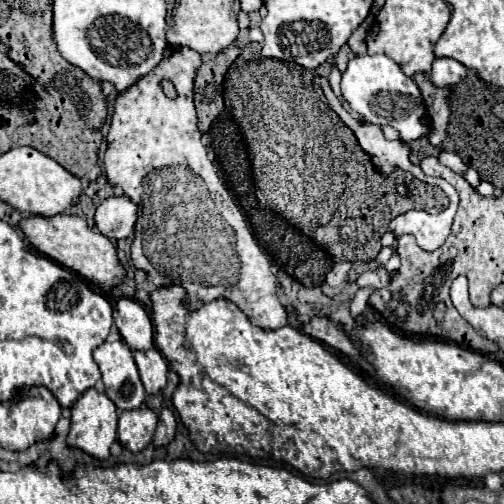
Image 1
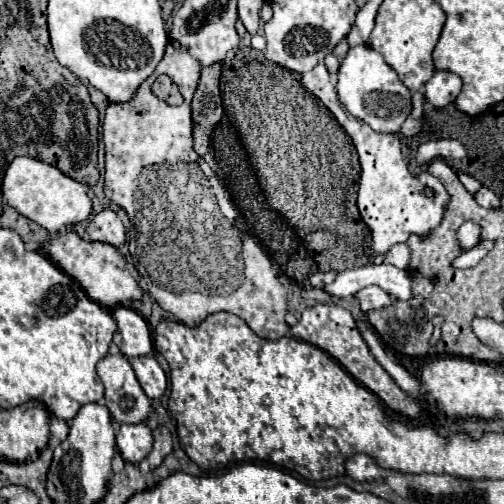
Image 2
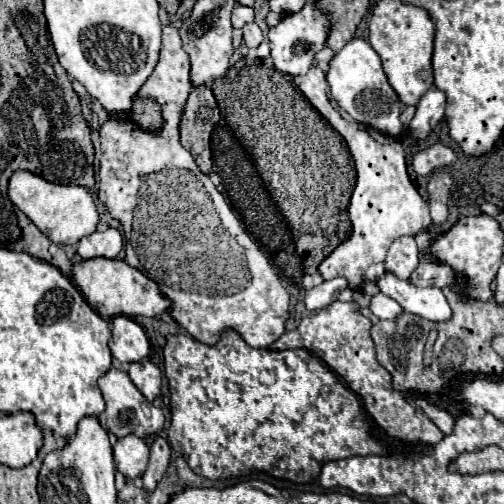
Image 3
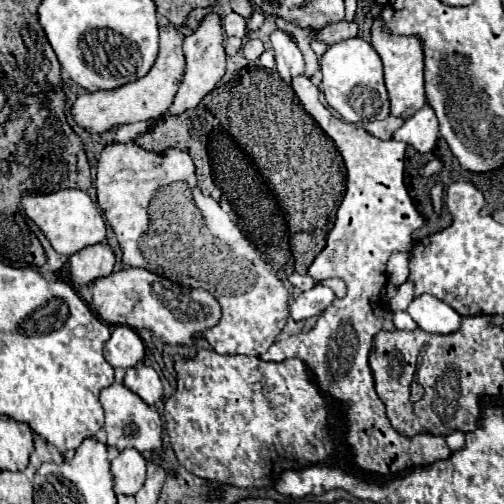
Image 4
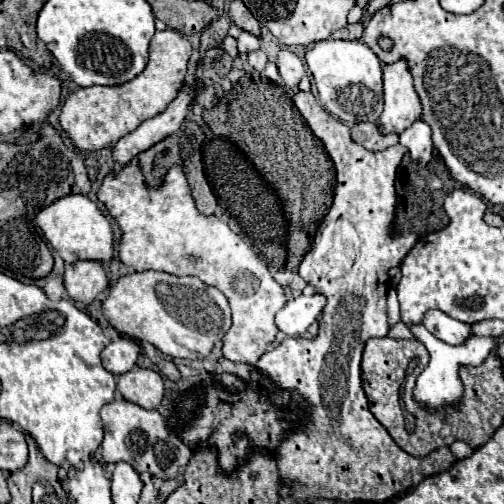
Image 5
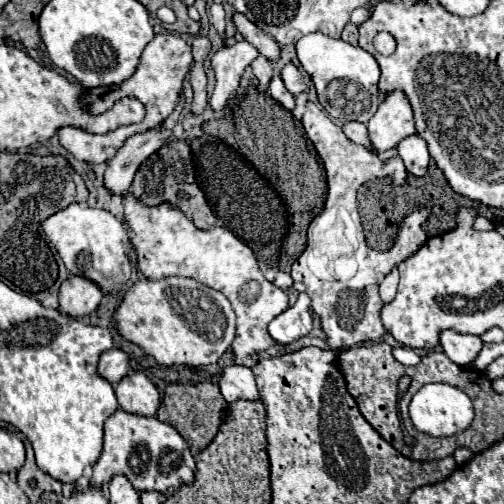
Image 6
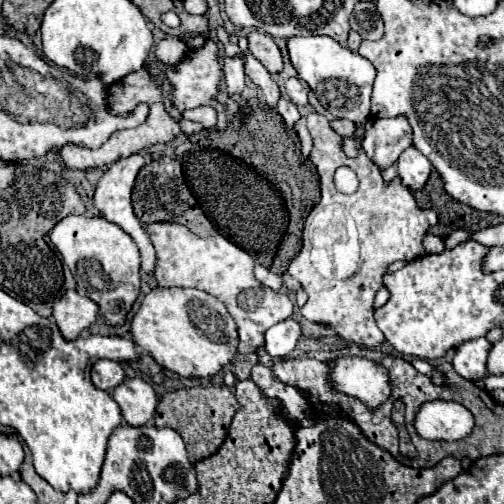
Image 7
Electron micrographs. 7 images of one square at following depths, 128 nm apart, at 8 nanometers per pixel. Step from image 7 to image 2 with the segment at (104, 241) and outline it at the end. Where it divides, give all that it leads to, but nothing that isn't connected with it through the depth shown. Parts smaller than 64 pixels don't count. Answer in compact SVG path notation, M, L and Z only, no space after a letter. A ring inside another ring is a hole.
M18 156L6 170L2 182L2 194L6 202L16 208L22 216L30 218L38 226L46 228L52 236L72 228L78 222L88 220L92 214L92 202L88 198L88 186L64 176L58 168L32 160L28 156Z

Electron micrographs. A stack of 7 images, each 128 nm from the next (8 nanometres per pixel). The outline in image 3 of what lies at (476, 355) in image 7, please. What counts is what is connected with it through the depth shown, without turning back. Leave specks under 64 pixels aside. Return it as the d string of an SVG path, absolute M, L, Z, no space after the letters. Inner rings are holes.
M390 272L384 274L378 286L380 292L396 300L404 308L404 312L420 316L428 322L448 322L452 318L452 310L440 288L408 286L408 280L396 280L396 276L392 276Z

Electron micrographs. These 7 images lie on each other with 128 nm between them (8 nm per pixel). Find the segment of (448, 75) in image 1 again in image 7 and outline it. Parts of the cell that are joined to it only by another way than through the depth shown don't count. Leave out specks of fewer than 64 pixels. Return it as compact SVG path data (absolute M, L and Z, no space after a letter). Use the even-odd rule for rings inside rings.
M414 146L406 148L398 160L398 176L402 180L402 184L410 190L420 190L424 188L428 176L430 176L432 164L428 162L428 158L418 152Z

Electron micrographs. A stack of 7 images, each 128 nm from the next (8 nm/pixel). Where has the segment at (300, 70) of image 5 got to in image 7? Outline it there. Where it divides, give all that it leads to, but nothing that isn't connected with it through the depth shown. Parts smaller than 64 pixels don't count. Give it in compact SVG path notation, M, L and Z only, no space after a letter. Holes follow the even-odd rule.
M288 78L286 80L286 96L298 106L306 108L308 106L308 90L302 88L302 82L298 78Z

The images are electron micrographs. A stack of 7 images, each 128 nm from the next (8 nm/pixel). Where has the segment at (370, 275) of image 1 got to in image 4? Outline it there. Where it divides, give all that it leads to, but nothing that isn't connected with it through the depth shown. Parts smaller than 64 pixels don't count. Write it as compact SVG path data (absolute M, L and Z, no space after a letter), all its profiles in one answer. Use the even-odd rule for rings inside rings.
M394 312L392 322L396 324L398 330L416 330L416 322L412 320L412 316L408 312Z

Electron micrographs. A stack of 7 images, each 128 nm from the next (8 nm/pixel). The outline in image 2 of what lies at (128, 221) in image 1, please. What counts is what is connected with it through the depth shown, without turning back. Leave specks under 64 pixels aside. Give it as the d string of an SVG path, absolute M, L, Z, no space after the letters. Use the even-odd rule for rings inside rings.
M102 210L100 214L90 218L86 238L92 242L106 242L118 248L126 242L126 228L114 210Z

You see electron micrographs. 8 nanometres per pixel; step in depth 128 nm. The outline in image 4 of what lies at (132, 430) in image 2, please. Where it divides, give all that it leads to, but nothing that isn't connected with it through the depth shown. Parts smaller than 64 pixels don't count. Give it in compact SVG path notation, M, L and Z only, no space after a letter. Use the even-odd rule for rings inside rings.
M126 448L112 460L112 476L114 476L114 492L124 496L134 496L146 478L146 460L134 448Z

